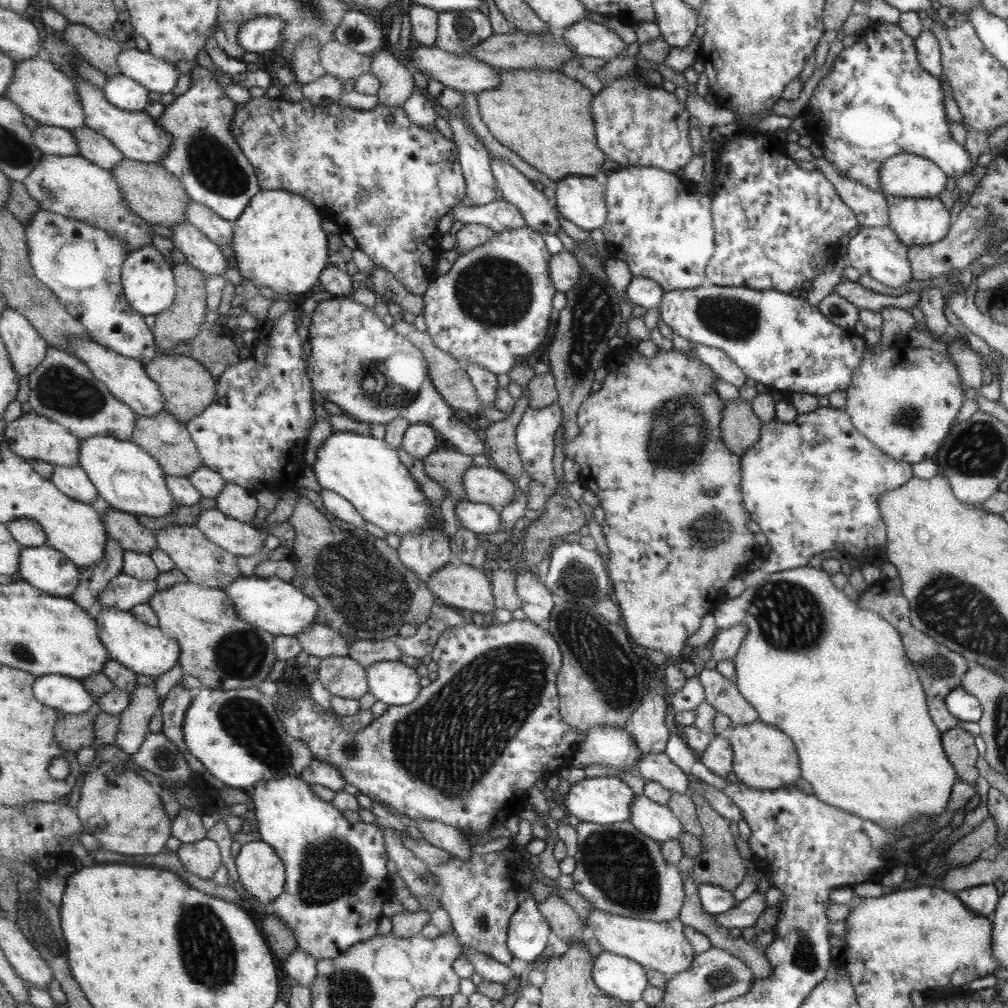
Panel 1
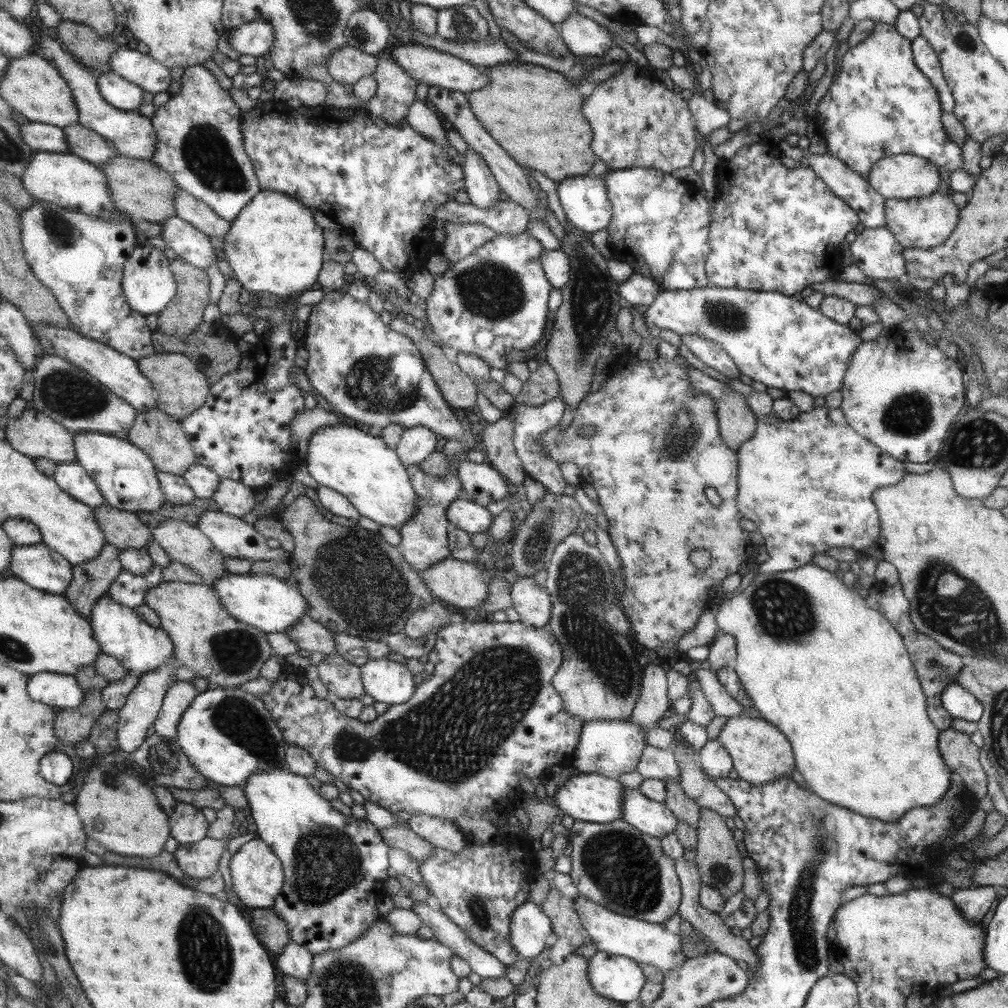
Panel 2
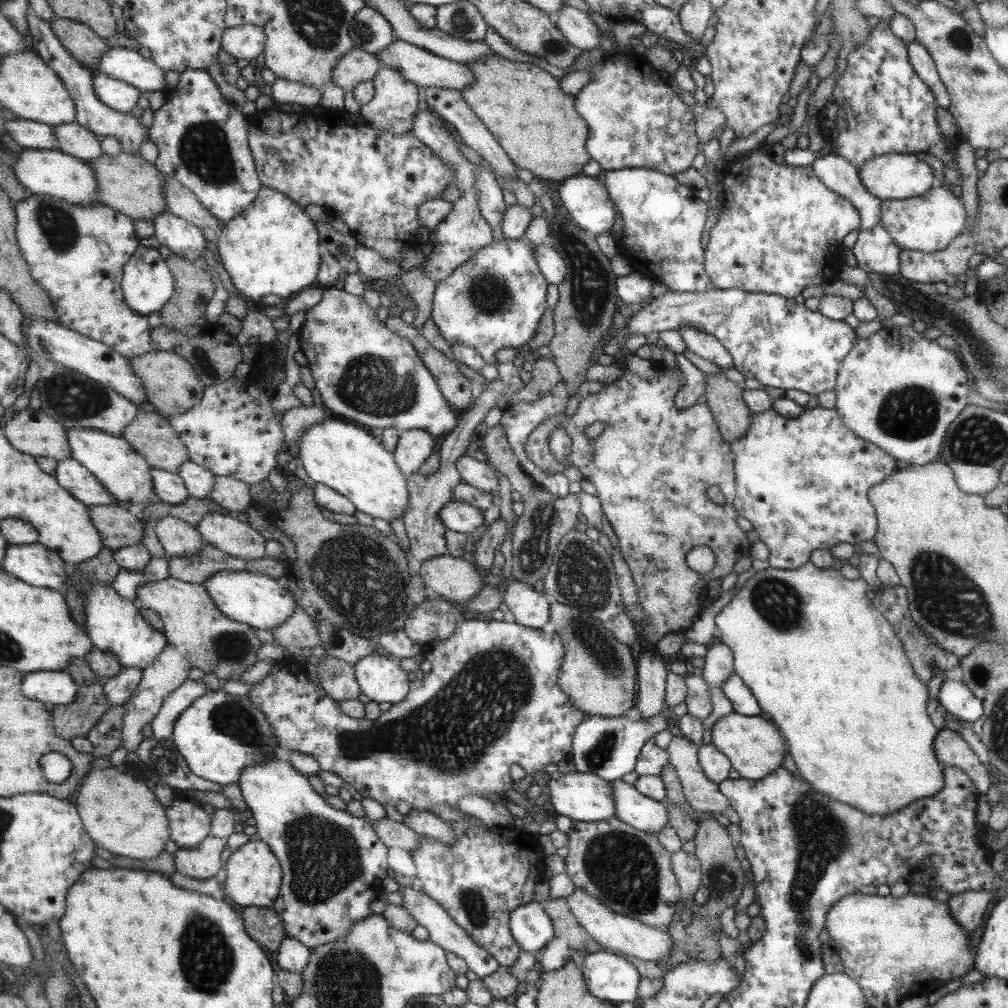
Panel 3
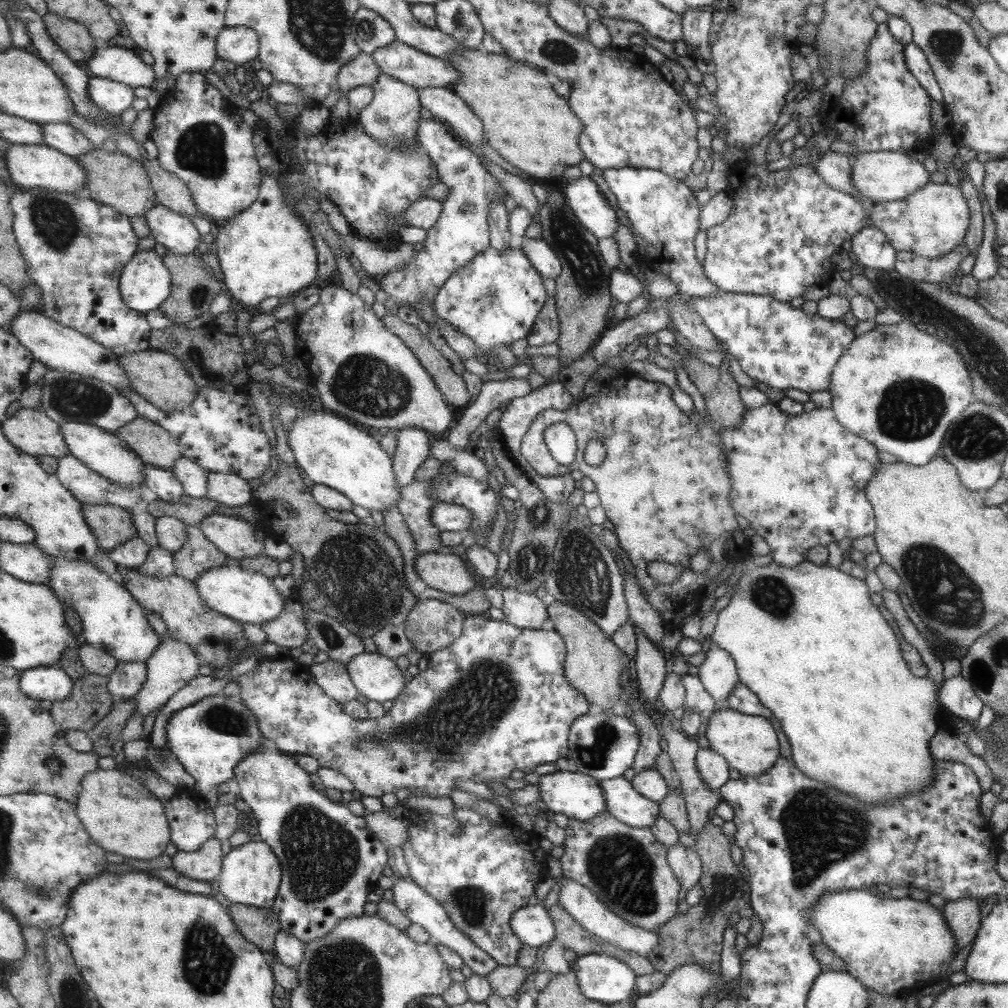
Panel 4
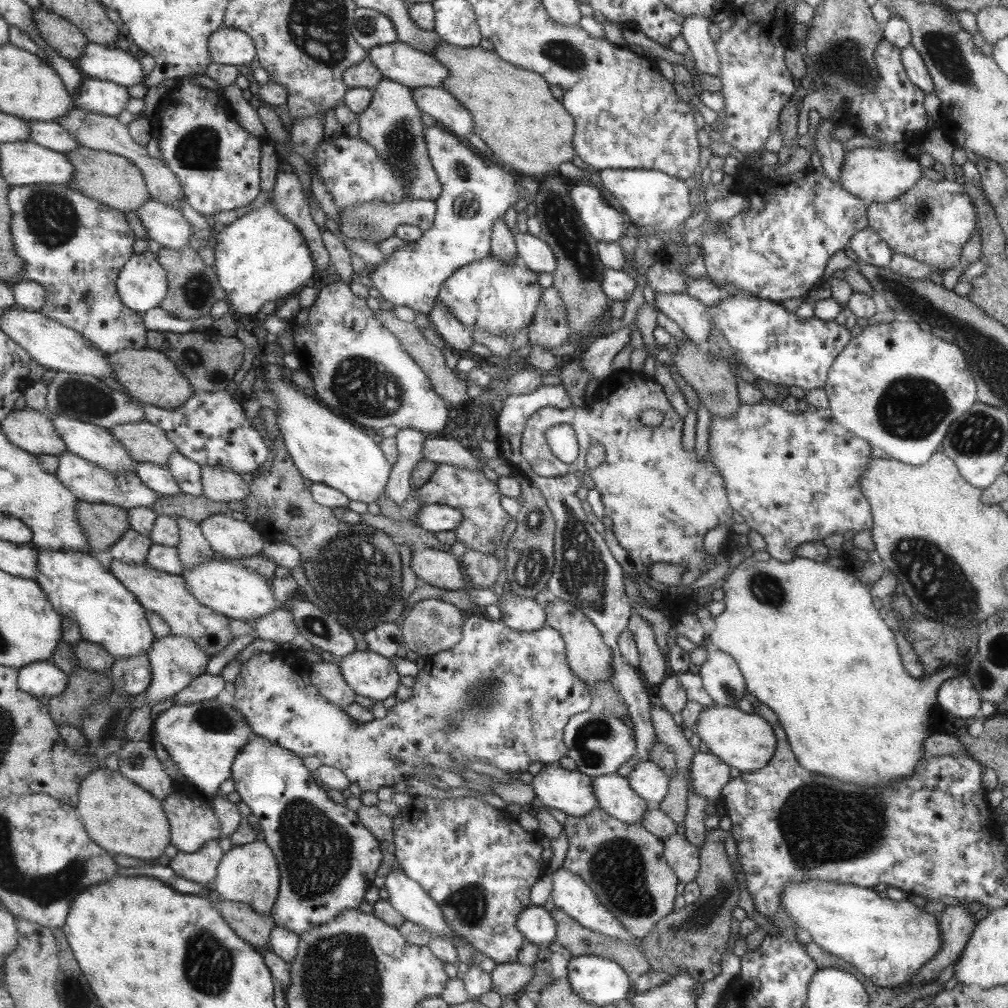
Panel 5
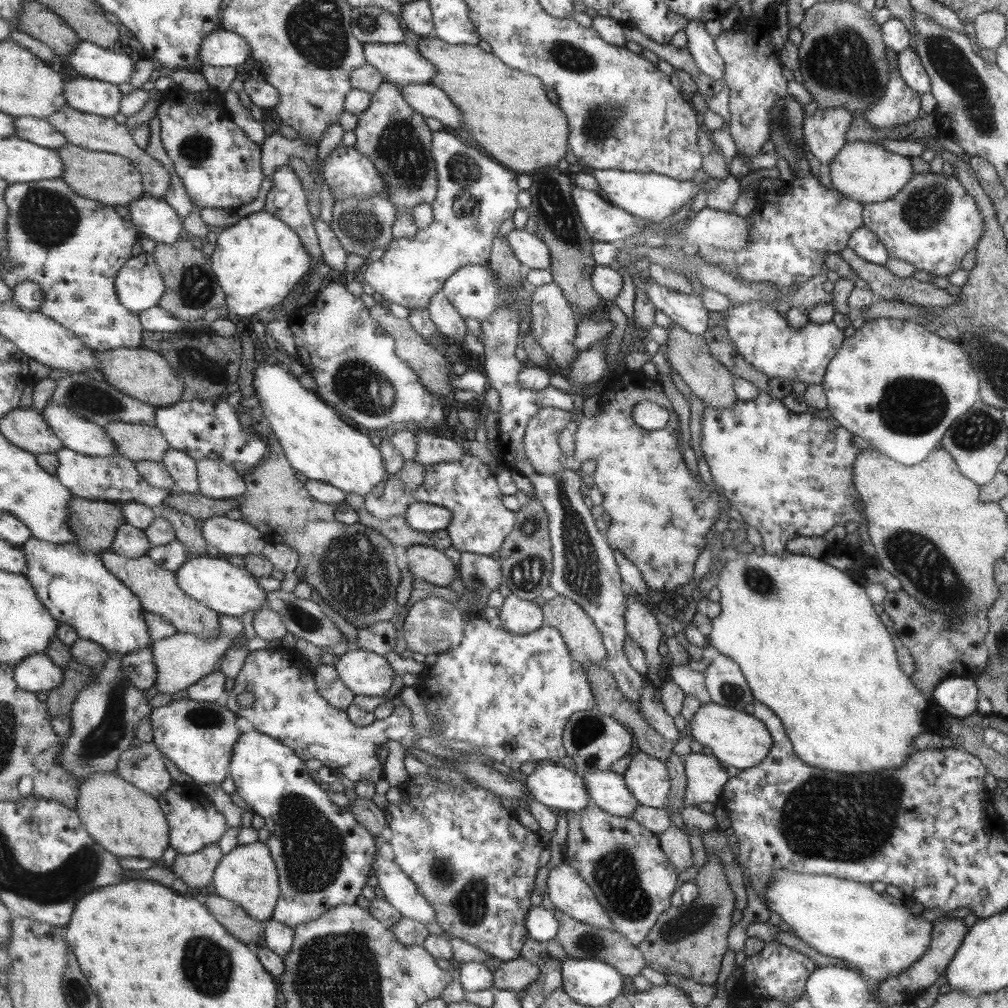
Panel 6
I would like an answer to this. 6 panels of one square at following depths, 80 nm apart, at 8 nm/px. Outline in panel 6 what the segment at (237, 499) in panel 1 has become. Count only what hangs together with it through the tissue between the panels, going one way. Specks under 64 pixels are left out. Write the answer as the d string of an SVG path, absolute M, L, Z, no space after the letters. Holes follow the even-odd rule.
M198 460L199 491L213 500L237 498L248 491L244 475L222 460Z

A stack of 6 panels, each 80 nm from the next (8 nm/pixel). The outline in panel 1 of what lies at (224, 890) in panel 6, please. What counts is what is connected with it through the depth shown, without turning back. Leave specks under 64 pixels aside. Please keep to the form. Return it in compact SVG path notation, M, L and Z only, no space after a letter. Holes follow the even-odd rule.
M263 839L245 843L235 861L240 884L257 902L271 906L285 892L284 860Z

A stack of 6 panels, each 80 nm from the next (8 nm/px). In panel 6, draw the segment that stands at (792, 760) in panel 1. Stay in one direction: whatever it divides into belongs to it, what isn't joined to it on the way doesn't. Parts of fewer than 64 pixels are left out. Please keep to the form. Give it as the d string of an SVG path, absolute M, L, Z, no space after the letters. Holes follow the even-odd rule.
M700 703L697 712L688 722L693 740L701 746L711 748L712 756L725 766L734 766L739 770L748 769L759 764L771 746L770 734L765 725L751 714L737 709L727 708L715 703Z

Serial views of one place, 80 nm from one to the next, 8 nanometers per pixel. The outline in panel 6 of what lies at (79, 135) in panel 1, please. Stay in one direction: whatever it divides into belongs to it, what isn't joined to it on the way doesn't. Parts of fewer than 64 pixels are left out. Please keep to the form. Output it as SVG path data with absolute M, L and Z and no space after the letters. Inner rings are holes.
M32 116L14 117L14 124L16 124L16 135L33 141L33 144L57 150L69 143L48 119Z

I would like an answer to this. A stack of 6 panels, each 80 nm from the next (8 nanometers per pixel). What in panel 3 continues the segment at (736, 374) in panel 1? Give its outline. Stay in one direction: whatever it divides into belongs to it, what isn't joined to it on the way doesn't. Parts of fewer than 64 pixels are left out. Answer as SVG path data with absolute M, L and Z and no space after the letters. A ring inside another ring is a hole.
M681 325L678 332L685 344L693 354L703 360L713 362L715 366L725 371L732 364L732 356L727 349L713 336L693 328L693 325Z

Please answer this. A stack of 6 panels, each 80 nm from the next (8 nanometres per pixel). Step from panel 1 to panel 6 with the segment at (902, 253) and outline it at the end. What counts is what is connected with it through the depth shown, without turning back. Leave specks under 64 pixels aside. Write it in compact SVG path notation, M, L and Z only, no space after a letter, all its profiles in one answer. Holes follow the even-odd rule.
M863 226L849 235L848 245L859 258L871 264L884 265L888 260L887 249L876 237L876 233L869 232L869 229Z

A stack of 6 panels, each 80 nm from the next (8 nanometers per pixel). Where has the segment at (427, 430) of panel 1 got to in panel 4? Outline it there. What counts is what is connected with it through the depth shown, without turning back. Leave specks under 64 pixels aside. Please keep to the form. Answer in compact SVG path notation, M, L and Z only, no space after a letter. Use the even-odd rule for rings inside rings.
M419 429L395 430L396 449L392 459L392 472L396 486L402 489L414 481L417 467L429 456L427 433Z

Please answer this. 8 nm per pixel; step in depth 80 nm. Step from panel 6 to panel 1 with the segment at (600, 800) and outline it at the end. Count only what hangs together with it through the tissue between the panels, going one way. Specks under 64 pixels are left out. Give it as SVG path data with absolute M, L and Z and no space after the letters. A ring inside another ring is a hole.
M643 793L633 796L630 811L631 816L627 822L659 844L677 839L683 832L679 820L665 805L658 805L649 800L649 797L643 796Z

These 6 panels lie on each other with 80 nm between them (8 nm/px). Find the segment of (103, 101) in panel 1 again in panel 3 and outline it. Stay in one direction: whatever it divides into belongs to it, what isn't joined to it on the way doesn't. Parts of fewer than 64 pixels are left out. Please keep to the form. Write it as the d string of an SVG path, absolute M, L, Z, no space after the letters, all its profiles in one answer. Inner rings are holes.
M33 11L26 16L34 50L41 59L48 62L53 69L56 70L57 75L64 81L73 101L76 105L76 120L85 128L92 130L100 138L105 136L114 136L121 144L121 151L139 155L139 148L143 144L143 140L149 140L149 128L144 127L143 120L135 118L129 113L115 111L109 108L105 103L101 103L101 98L97 97L96 86L94 83L96 72L92 68L84 66L79 60L76 60L65 45L59 41L55 31L51 27L50 22L45 22L43 18L37 16Z

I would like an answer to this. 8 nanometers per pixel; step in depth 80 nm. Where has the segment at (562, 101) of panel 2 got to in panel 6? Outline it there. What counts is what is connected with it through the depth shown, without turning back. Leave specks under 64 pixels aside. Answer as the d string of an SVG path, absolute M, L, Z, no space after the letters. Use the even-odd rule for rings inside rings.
M435 35L420 38L414 48L437 69L428 83L447 95L459 111L460 127L494 160L518 174L530 175L565 158L567 120L559 107L547 102L544 86L535 75L509 68L477 45L446 44Z

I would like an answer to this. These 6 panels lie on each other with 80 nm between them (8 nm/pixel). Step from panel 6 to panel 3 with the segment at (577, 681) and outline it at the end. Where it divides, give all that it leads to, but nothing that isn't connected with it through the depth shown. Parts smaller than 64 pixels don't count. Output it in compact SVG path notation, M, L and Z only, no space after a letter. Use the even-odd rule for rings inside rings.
M462 620L451 637L435 641L423 653L423 656L431 665L430 670L424 673L423 678L415 679L412 682L410 691L405 698L401 699L399 703L393 703L386 711L383 711L373 720L366 719L365 717L356 719L346 713L342 713L339 702L320 683L315 684L315 682L309 680L307 668L305 667L306 663L289 658L284 659L281 663L276 662L266 677L254 683L252 689L248 692L248 696L259 705L265 716L268 717L272 730L276 732L279 746L314 756L320 762L320 767L323 770L340 774L341 780L346 783L346 786L355 788L363 798L371 797L383 806L387 802L395 806L397 800L405 800L409 808L415 811L432 812L430 811L432 805L443 802L451 806L451 808L457 809L458 798L466 794L483 797L486 792L500 792L504 796L503 776L509 772L511 764L519 766L526 775L533 776L537 770L542 770L543 766L547 764L556 765L559 760L568 759L571 750L571 735L575 727L584 719L585 714L572 703L570 698L564 693L564 690L560 688L559 674L560 666L564 660L564 646L555 631L545 633L541 629L527 628L512 620Z

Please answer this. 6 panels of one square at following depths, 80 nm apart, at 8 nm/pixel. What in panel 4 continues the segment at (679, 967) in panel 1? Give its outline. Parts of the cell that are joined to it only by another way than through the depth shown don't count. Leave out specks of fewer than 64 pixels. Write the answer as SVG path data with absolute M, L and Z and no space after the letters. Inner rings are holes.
M562 875L558 877L556 903L561 908L564 908L565 912L568 912L569 916L572 916L573 920L576 920L577 924L581 925L581 928L598 936L601 940L617 945L619 948L636 952L638 955L646 957L646 954L656 945L657 935L655 931L643 930L638 926L629 924L627 920L623 920L610 910L592 889L573 879L568 879Z

